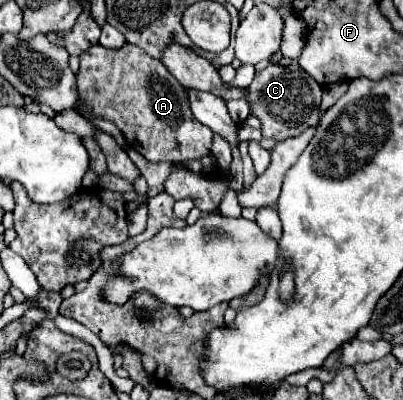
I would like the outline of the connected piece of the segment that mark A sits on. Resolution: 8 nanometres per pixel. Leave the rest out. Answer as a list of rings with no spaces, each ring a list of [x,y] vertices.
[[[96,44],[96,46],[88,48],[80,56],[80,70],[78,70],[76,78],[78,78],[76,110],[80,114],[84,114],[84,112],[94,114],[94,116],[100,116],[100,118],[116,124],[118,130],[124,134],[126,142],[130,144],[130,148],[138,150],[150,162],[164,162],[164,160],[184,162],[190,158],[200,158],[210,152],[212,130],[208,130],[208,126],[200,126],[200,122],[196,122],[196,118],[192,116],[184,86],[180,86],[180,82],[176,82],[176,78],[172,78],[172,74],[166,70],[166,66],[160,60],[154,60],[138,46],[126,44],[118,50],[108,50],[104,46]]]

